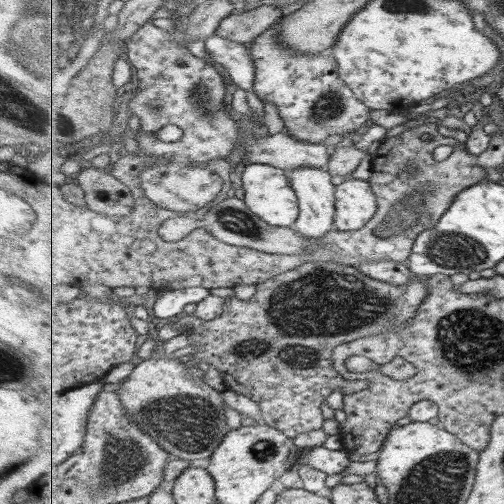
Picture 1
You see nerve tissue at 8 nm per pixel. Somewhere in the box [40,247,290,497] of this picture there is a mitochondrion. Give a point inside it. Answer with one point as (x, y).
(189, 424)

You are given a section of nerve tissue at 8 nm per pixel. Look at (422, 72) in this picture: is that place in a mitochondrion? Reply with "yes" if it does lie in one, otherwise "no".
no

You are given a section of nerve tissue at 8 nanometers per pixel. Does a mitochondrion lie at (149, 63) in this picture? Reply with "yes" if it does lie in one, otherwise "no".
no

